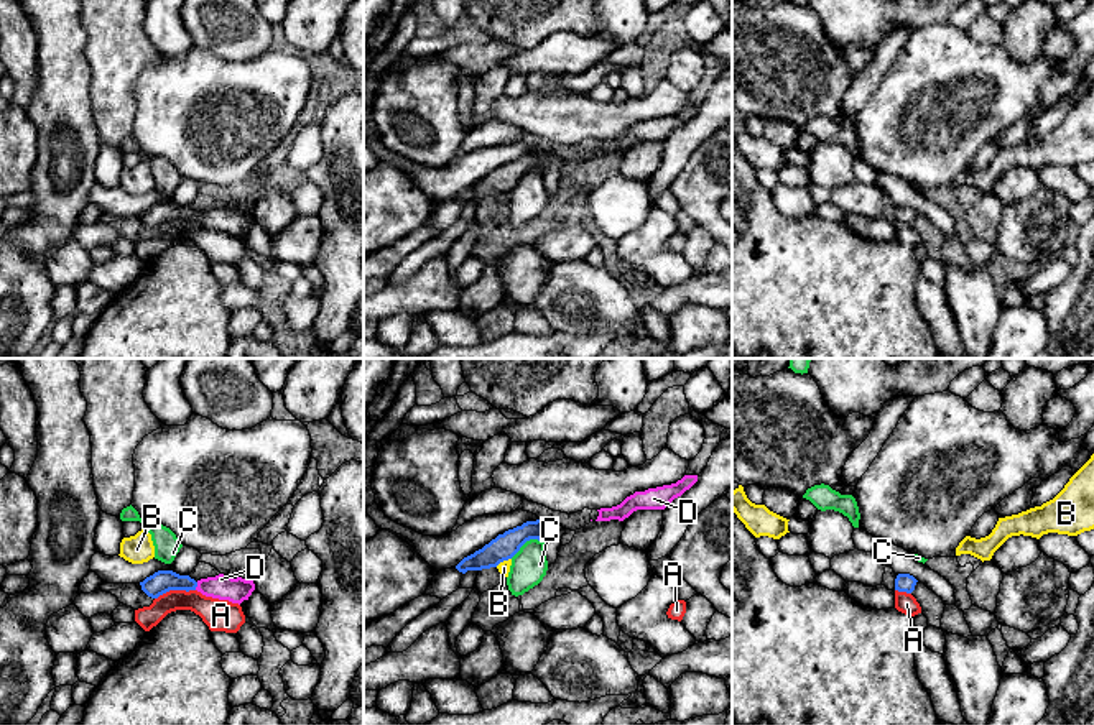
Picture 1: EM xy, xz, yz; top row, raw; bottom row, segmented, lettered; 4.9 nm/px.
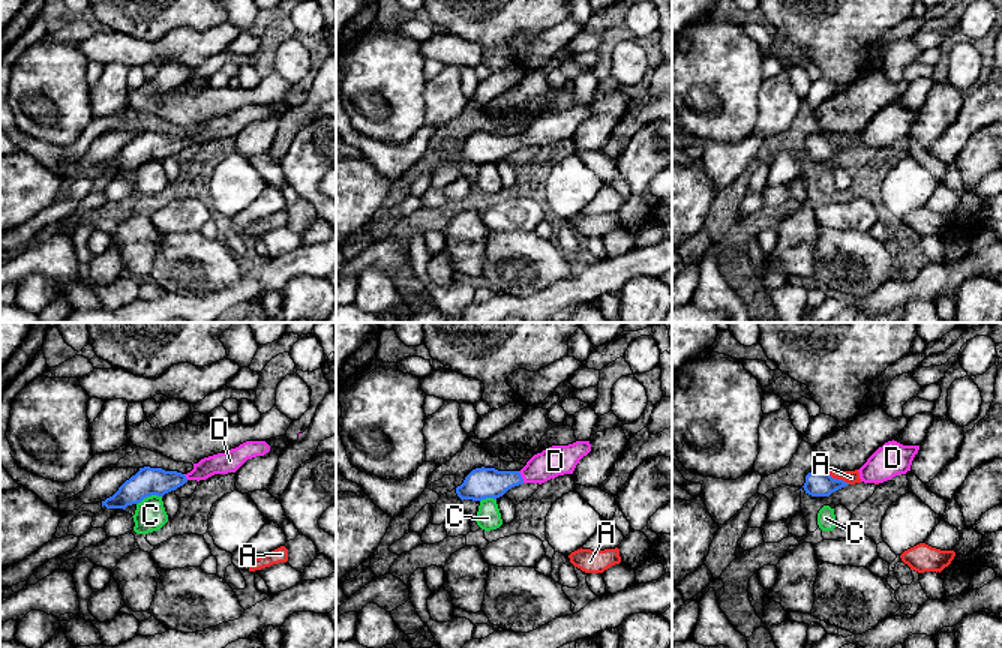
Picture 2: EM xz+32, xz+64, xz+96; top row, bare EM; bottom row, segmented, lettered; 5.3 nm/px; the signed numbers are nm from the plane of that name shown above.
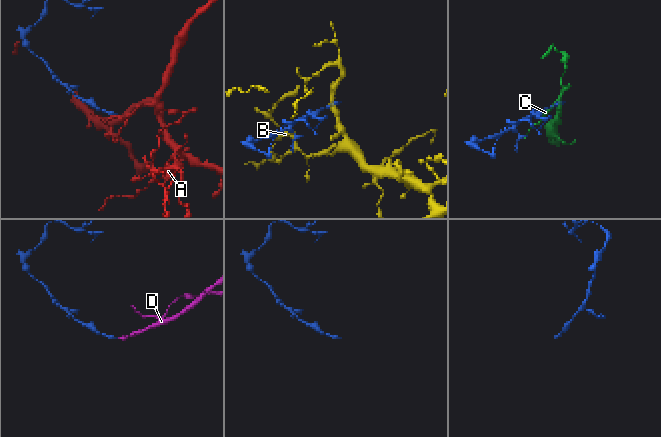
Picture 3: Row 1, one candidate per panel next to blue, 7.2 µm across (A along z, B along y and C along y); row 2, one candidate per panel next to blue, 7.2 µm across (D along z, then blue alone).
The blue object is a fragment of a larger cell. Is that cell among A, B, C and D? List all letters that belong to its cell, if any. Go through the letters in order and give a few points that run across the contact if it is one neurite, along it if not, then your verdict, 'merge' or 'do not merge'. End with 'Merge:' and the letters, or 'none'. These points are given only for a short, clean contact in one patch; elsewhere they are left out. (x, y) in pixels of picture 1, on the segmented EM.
A: line xy (194, 589), (166, 591), (155, 599); do not merge
B: do not merge
C: do not merge
D: line xy (160, 582), (196, 586), (222, 587); merge
Merge: D

